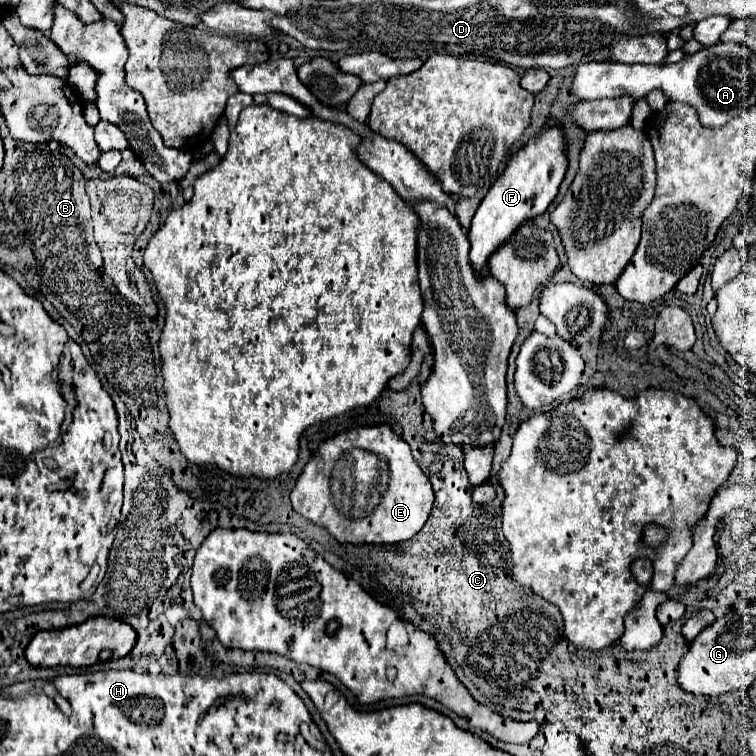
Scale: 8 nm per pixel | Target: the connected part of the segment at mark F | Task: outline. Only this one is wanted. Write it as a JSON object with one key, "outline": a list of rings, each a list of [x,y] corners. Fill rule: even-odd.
{"outline":[[[550,127],[534,135],[518,153],[514,153],[504,169],[504,173],[490,187],[482,199],[470,227],[470,261],[476,271],[482,271],[488,265],[488,257],[500,241],[506,241],[524,221],[542,215],[548,205],[558,195],[558,187],[564,179],[568,167],[566,157],[566,139],[560,127]]]}

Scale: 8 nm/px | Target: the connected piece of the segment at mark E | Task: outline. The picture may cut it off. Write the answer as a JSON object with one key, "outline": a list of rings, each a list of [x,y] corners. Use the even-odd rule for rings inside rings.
{"outline":[[[370,425],[370,427],[358,426],[357,429],[341,432],[328,441],[320,443],[312,459],[306,463],[302,475],[298,477],[290,493],[290,501],[296,513],[324,527],[340,543],[386,545],[386,543],[408,541],[424,527],[434,503],[434,493],[428,477],[422,473],[422,469],[418,467],[418,463],[410,453],[410,445],[400,435],[396,435],[390,425]],[[351,448],[362,448],[364,451],[384,457],[390,469],[388,489],[384,491],[382,501],[370,515],[362,519],[346,519],[344,515],[338,513],[338,509],[330,501],[330,471],[336,461]],[[320,461],[324,463],[322,469],[318,469]]]}

